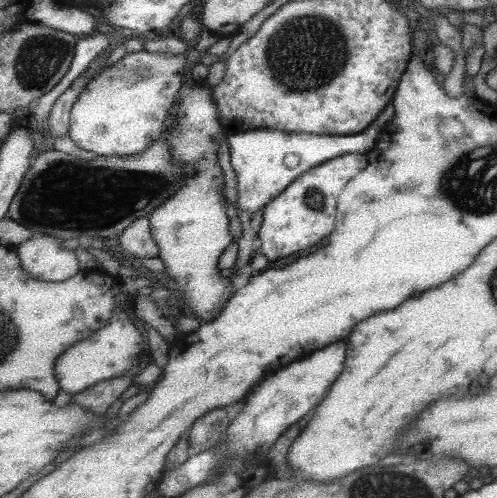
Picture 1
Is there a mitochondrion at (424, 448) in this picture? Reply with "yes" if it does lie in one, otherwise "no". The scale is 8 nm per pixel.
no

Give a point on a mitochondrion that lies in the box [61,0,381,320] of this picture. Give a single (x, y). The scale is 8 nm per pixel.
(321, 48)

